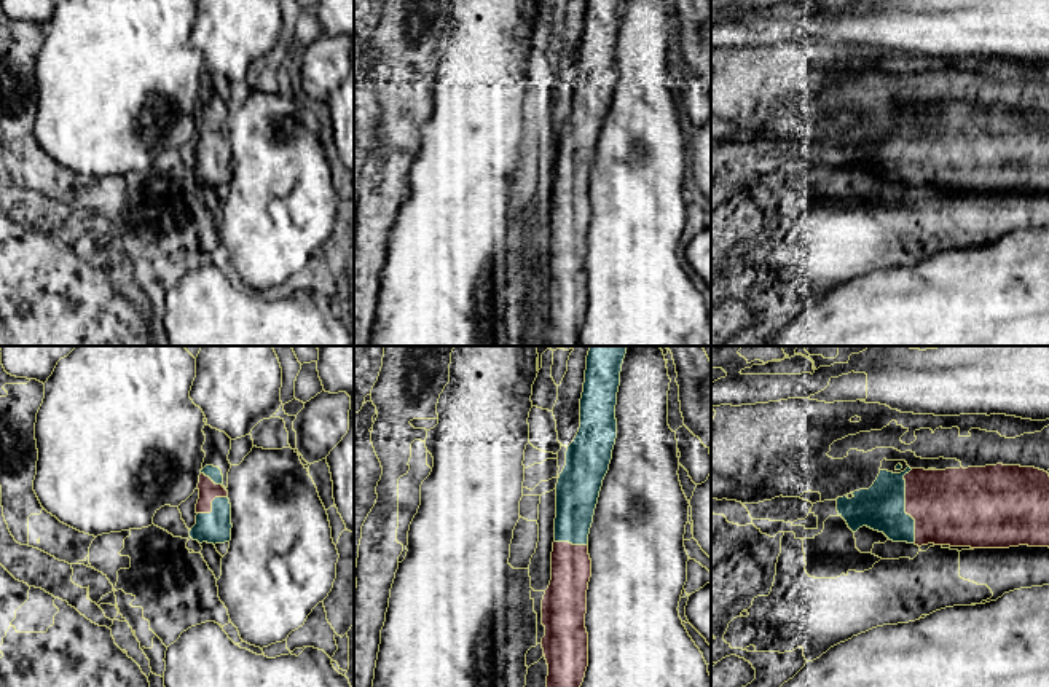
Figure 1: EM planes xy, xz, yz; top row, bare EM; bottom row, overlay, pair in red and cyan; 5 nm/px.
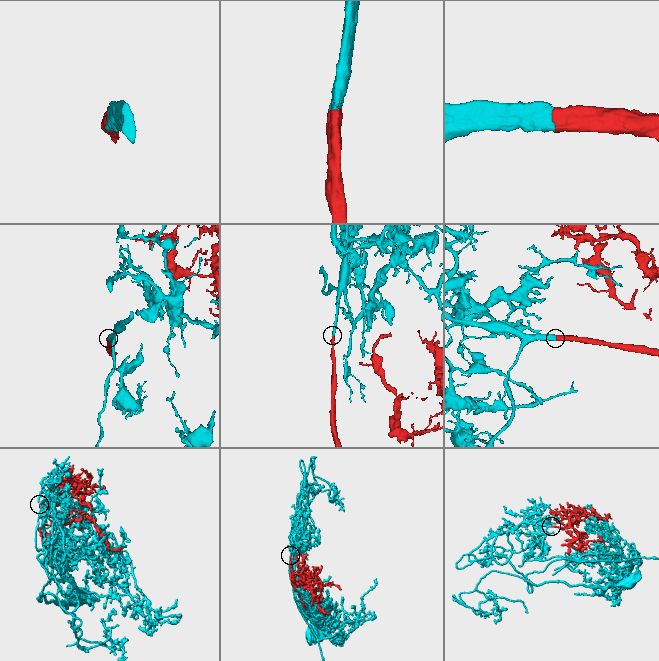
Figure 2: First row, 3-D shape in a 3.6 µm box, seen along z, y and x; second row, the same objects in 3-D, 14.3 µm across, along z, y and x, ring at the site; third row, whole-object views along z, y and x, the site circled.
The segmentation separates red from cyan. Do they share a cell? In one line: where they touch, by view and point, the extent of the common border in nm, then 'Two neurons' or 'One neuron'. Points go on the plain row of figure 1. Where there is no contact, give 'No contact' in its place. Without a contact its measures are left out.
Touches red at yz (906, 149). Shared border 380 nm. One neuron

